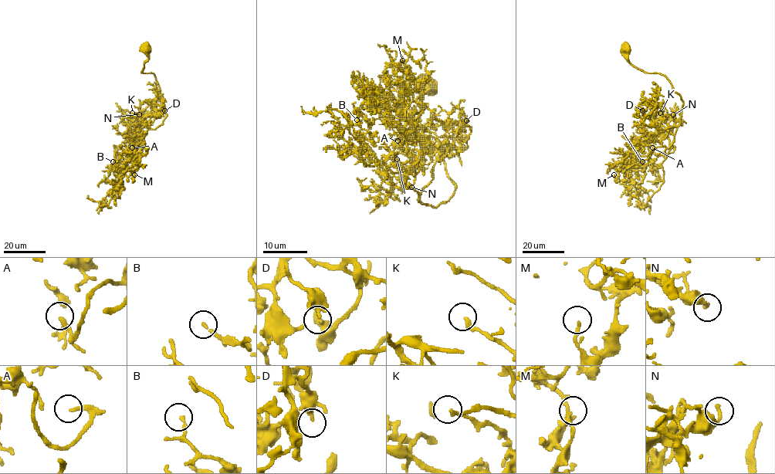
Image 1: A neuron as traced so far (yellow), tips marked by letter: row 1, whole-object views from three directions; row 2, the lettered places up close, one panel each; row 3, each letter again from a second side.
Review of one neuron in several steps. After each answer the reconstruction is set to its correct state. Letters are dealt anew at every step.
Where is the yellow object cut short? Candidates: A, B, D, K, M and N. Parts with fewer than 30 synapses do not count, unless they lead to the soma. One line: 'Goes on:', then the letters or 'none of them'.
Goes on: A

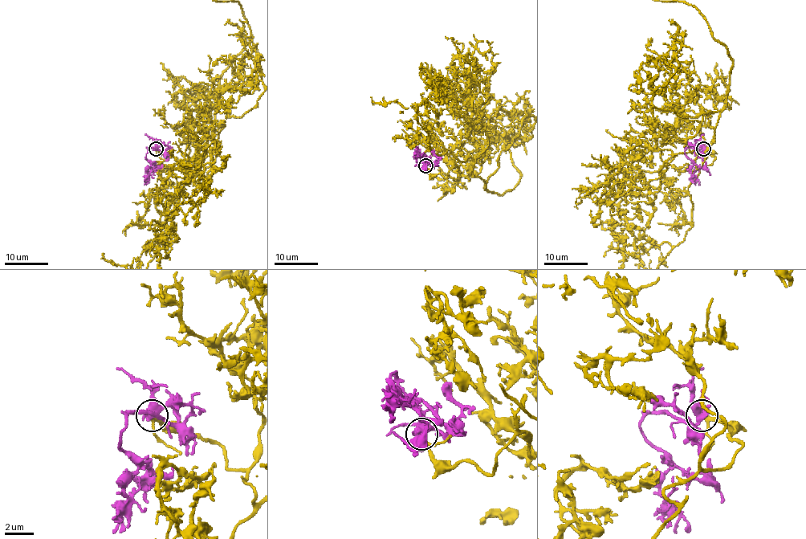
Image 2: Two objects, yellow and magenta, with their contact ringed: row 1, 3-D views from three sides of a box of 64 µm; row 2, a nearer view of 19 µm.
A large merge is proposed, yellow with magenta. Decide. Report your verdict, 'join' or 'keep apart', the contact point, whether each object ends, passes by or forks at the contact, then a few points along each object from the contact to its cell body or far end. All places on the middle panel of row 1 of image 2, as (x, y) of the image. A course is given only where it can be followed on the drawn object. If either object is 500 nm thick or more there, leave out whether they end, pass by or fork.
join | (425, 165) | yellow passes by | magenta passes by | yellow via (425, 166), (446, 177), (457, 154), (488, 191), (515, 185), (484, 111), (490, 76) | magenta via (425, 165), (433, 164), (417, 147), (416, 152), (421, 157), (416, 162)

